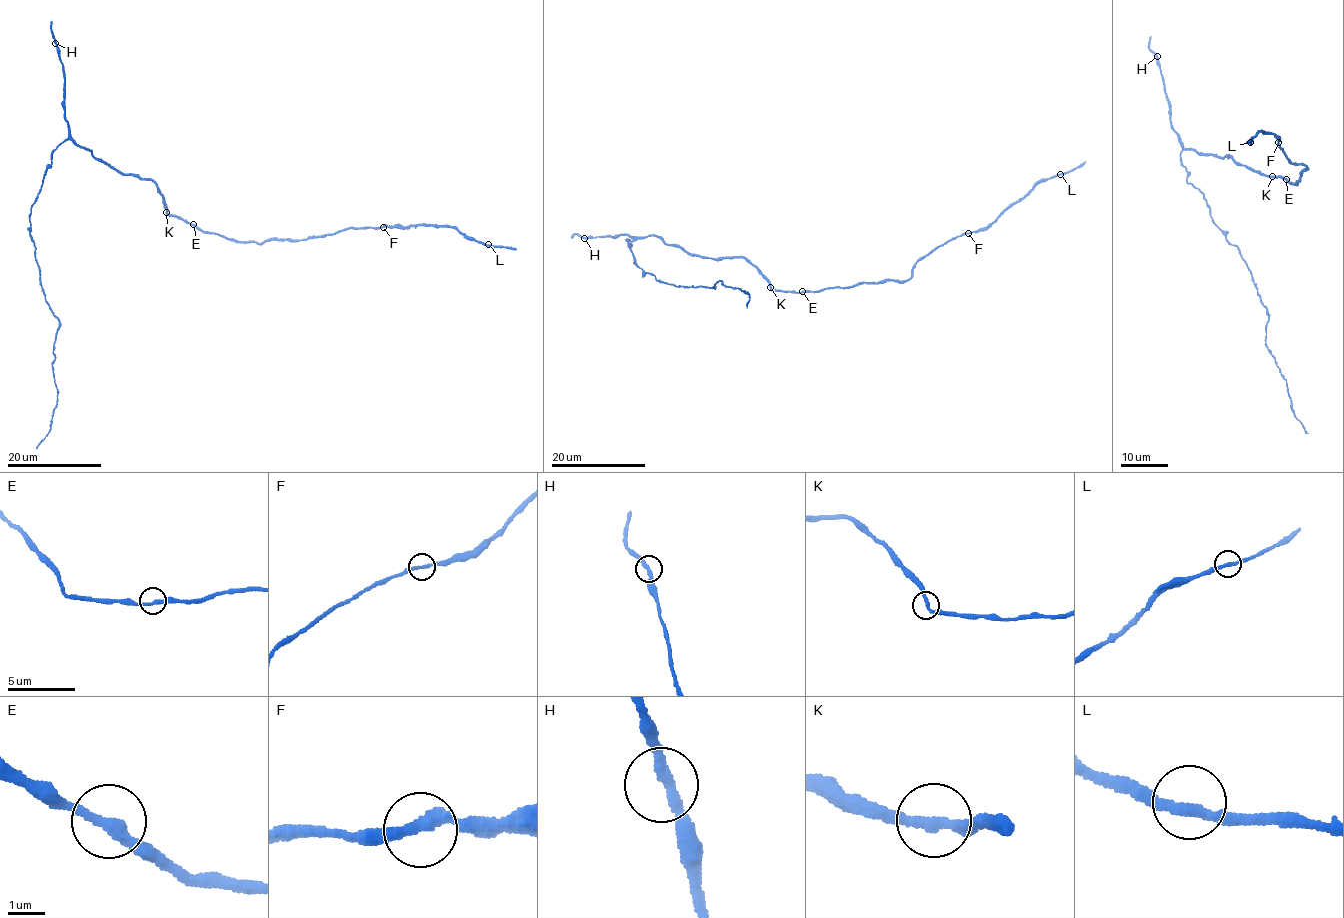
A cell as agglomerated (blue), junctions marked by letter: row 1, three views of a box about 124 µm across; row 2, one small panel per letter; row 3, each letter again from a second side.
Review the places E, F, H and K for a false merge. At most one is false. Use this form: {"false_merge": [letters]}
{"false_merge": []}

